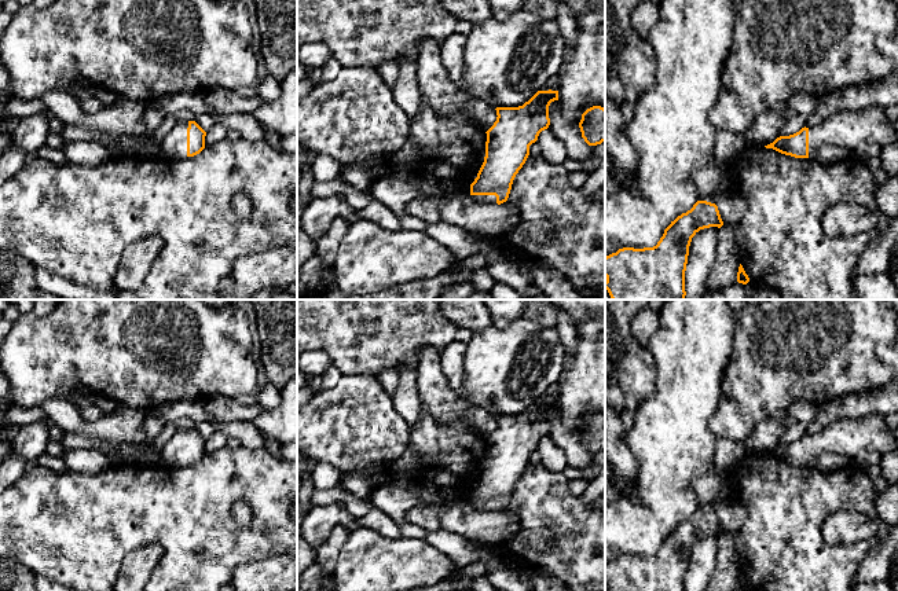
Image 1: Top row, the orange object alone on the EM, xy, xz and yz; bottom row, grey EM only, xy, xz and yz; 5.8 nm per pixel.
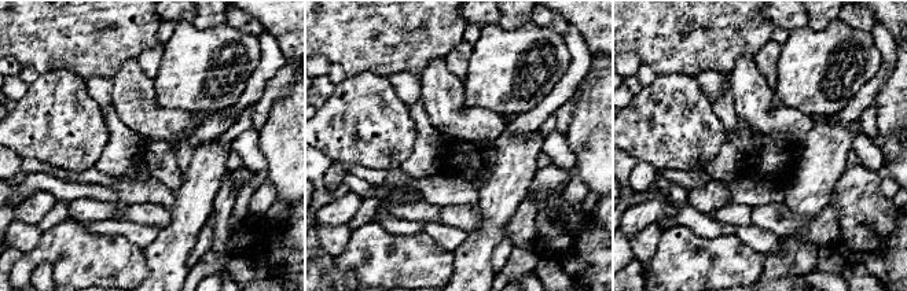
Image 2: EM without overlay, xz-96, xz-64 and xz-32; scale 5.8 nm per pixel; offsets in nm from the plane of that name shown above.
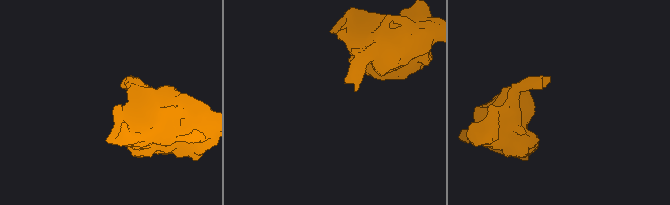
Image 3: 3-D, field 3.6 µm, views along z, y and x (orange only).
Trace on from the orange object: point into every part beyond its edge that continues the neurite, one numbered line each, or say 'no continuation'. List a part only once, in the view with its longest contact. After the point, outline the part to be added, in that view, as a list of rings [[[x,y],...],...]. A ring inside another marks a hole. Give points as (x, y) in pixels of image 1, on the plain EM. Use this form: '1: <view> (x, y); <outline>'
1: xy (175, 454); [[[188,429],[176,430],[162,451],[164,463],[173,467],[187,466]]]

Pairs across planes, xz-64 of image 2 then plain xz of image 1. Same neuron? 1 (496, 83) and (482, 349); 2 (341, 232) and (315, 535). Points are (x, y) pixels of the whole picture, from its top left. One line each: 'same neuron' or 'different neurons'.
1: same neuron
2: different neurons

